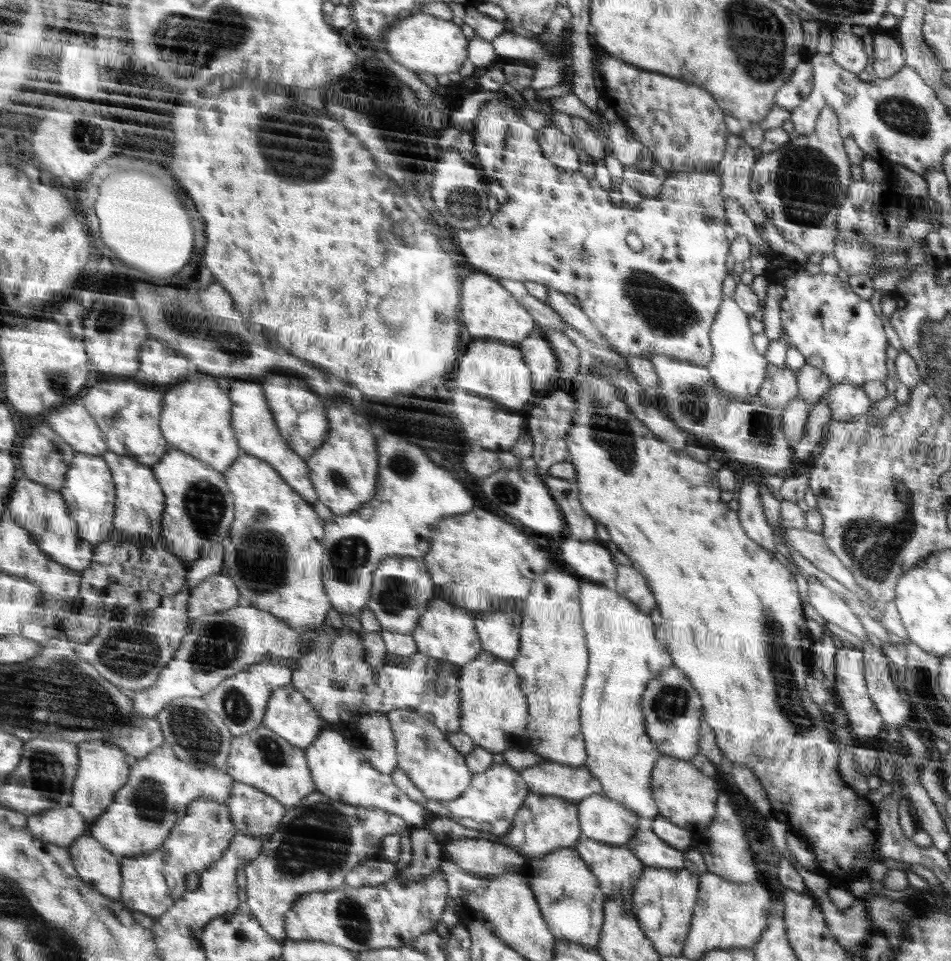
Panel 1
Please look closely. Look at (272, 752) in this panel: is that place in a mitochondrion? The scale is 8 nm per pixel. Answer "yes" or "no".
yes

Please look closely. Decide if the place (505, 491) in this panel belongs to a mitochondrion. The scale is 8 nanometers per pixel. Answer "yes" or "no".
yes

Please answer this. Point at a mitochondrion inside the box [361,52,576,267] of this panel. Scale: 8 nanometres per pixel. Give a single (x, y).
(462, 204)

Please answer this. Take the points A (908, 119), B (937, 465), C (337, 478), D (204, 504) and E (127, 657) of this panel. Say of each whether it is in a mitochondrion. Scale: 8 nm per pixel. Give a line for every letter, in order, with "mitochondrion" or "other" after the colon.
A: mitochondrion
B: other
C: mitochondrion
D: mitochondrion
E: mitochondrion

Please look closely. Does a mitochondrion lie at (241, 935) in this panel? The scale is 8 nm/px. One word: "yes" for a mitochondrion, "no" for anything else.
yes

